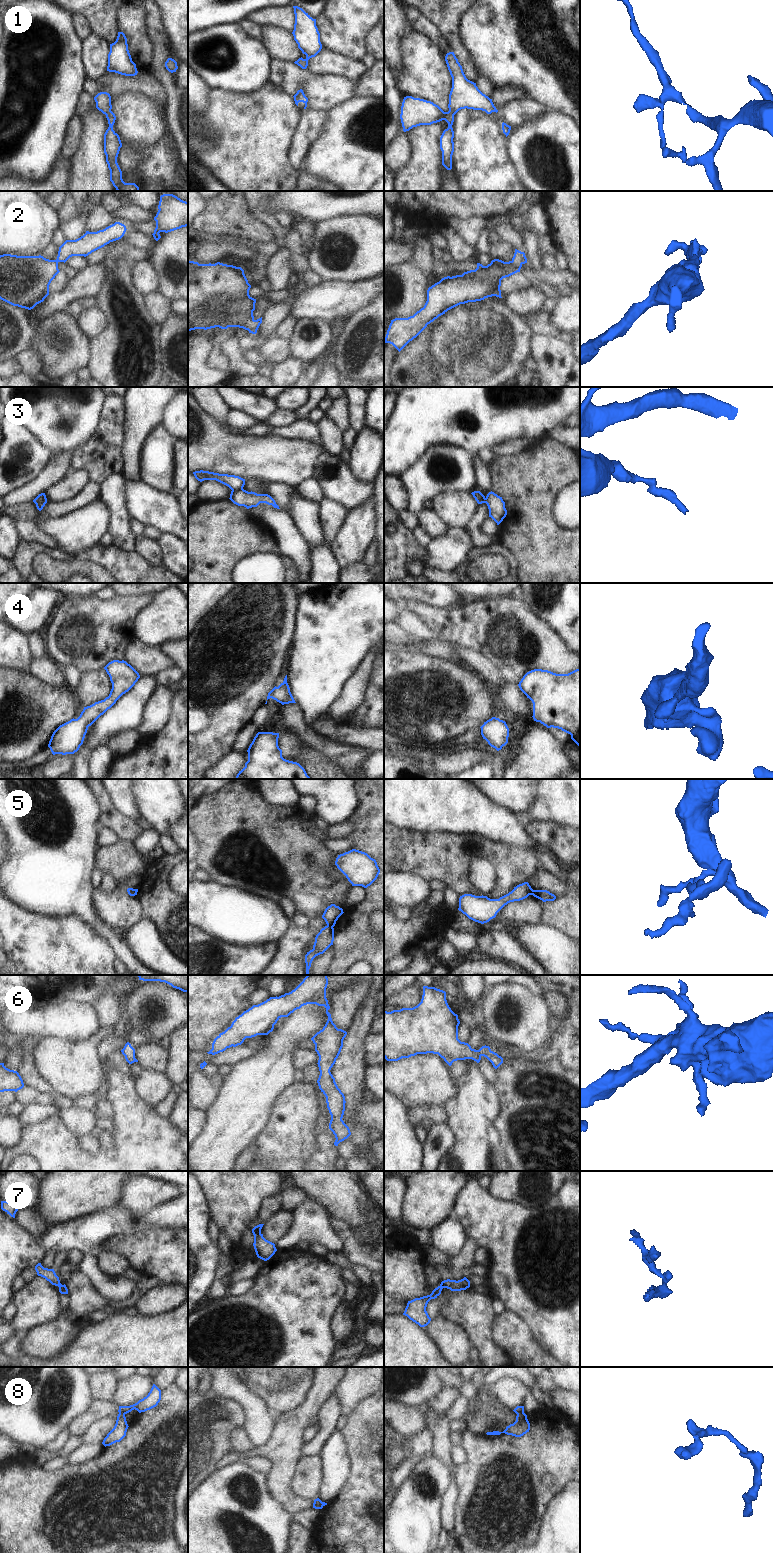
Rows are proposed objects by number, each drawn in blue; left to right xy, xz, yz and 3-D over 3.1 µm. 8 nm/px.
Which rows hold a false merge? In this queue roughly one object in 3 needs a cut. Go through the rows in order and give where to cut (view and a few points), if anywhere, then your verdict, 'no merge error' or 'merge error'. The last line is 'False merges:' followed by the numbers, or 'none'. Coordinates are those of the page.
1: no cut; no merge error
2: no cut; no merge error
3: cut in xz along (242, 487), (232, 490); merge error
4: no cut; no merge error
5: cut in xz along (327, 925), (332, 927); merge error
6: no cut; no merge error
7: cut in xy along (62, 1285), (59, 1288); merge error
8: cut in yz along (523, 1412), (517, 1414); merge error
False merges: 3, 5, 7, 8

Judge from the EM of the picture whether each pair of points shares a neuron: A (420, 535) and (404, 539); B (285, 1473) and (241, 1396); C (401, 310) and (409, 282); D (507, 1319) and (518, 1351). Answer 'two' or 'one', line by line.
A: two
B: two
C: one
D: one

